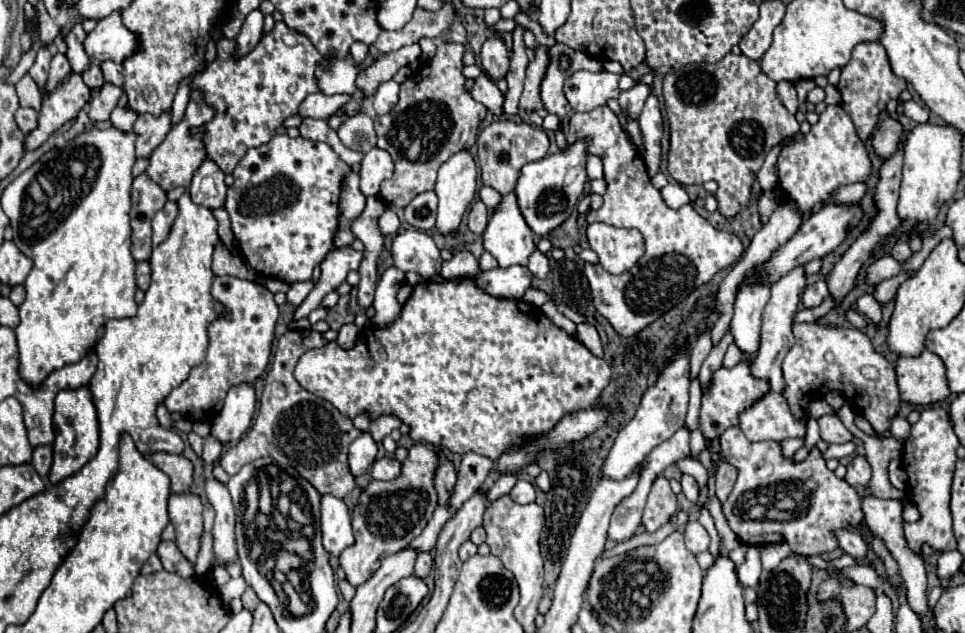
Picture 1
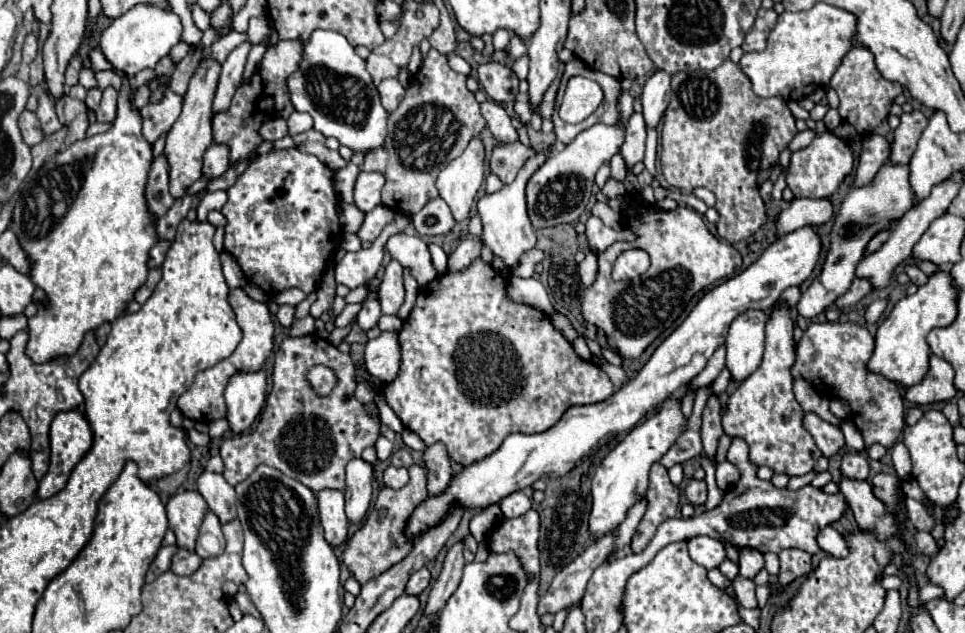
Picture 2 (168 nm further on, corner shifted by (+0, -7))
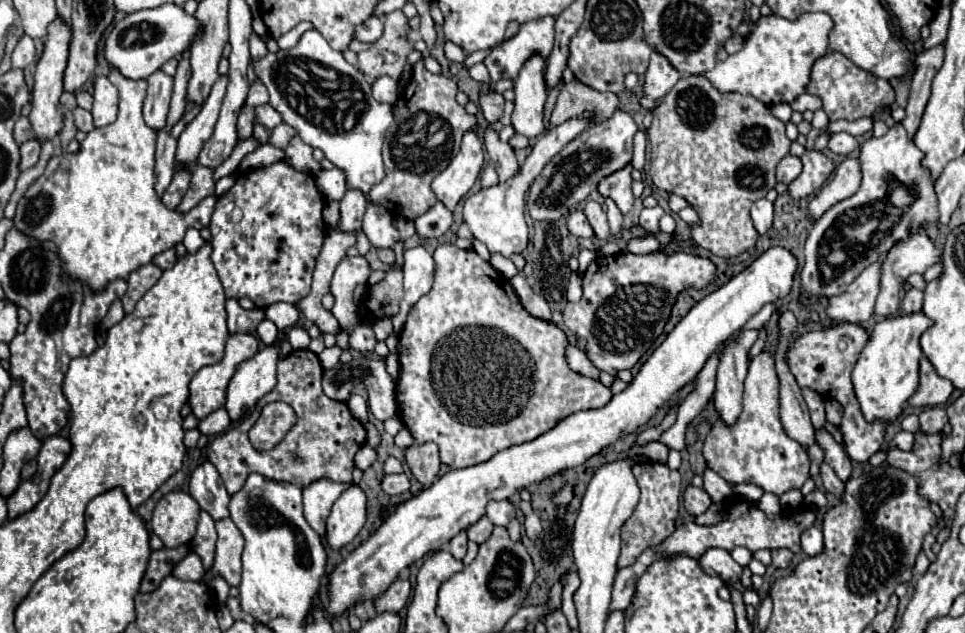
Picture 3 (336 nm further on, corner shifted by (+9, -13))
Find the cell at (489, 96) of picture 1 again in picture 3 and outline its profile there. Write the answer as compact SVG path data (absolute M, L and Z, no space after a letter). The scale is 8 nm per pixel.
M492 127L482 129L482 133L484 133L486 151L488 151L490 159L494 161L498 177L500 177L500 181L506 181L510 175L514 175L514 171L518 171L518 161L516 161L514 149L508 143L502 143L498 137L498 131L494 131Z

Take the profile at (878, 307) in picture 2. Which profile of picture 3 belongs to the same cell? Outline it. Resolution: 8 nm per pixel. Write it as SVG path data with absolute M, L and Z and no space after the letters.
M922 231L910 235L910 239L894 245L890 249L888 257L882 263L882 283L880 283L880 295L876 299L874 313L880 315L880 317L896 315L898 313L898 305L900 305L898 293L900 293L900 287L904 285L906 277L912 275L912 273L924 273L928 267L932 267L936 263L942 263L942 247L934 239L930 239L926 233L922 233Z

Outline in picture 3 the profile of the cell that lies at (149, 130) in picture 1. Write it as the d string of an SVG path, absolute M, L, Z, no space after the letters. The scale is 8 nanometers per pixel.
M156 71L148 79L148 91L144 99L144 121L148 127L160 131L166 127L166 117L170 111L172 97L172 77Z

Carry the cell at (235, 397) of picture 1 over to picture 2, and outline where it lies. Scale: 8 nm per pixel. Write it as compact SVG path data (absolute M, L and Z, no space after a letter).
M267 371L235 373L225 389L227 421L235 433L247 431L257 419L267 395Z

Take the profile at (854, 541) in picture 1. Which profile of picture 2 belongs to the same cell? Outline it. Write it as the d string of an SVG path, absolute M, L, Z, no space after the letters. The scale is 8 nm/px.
M833 527L821 529L819 535L817 535L817 543L819 543L819 547L821 547L825 553L835 555L835 557L845 557L845 555L849 553L843 535L837 533Z

